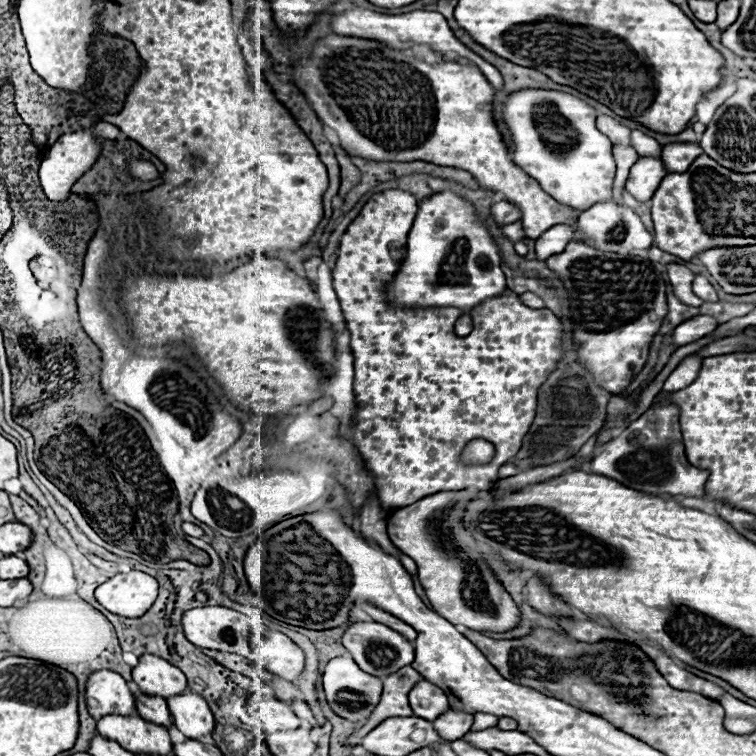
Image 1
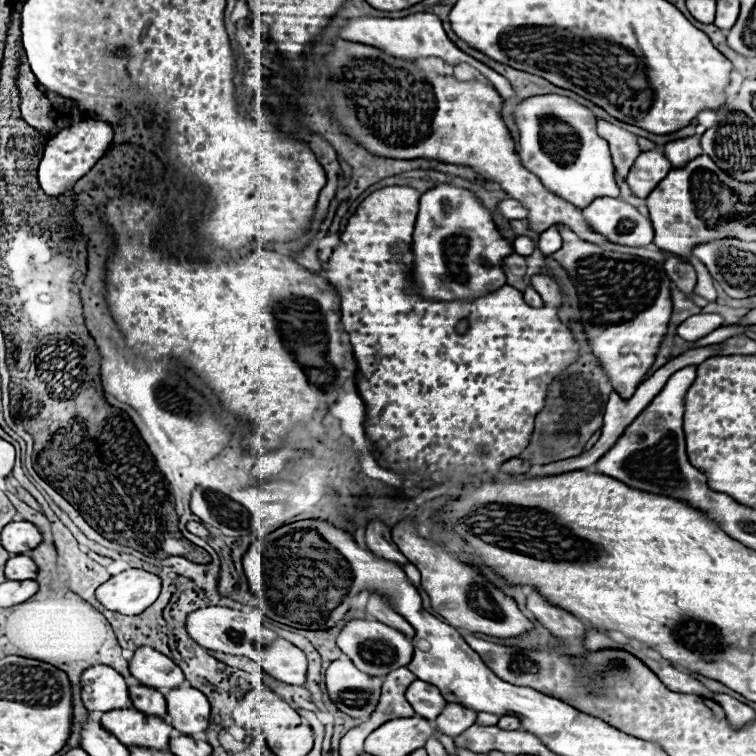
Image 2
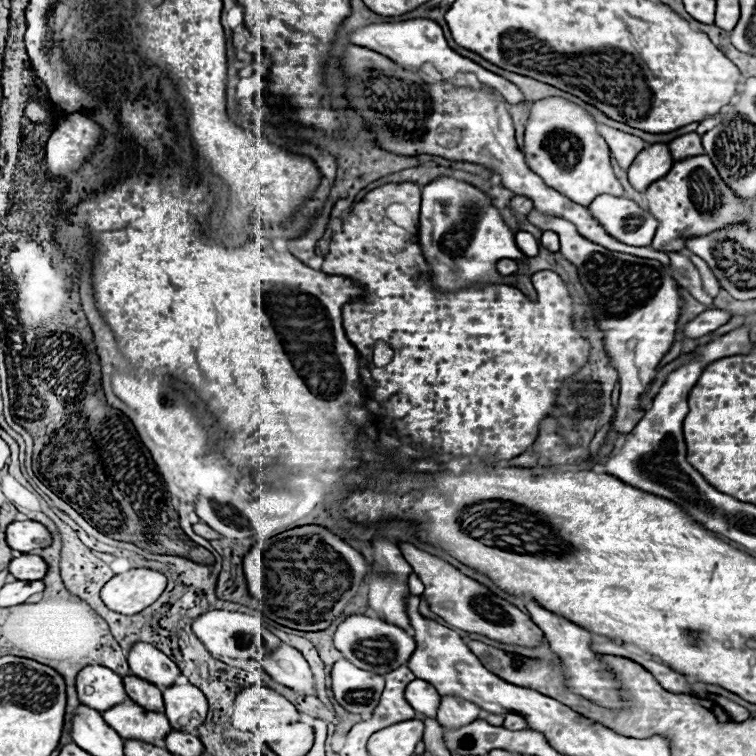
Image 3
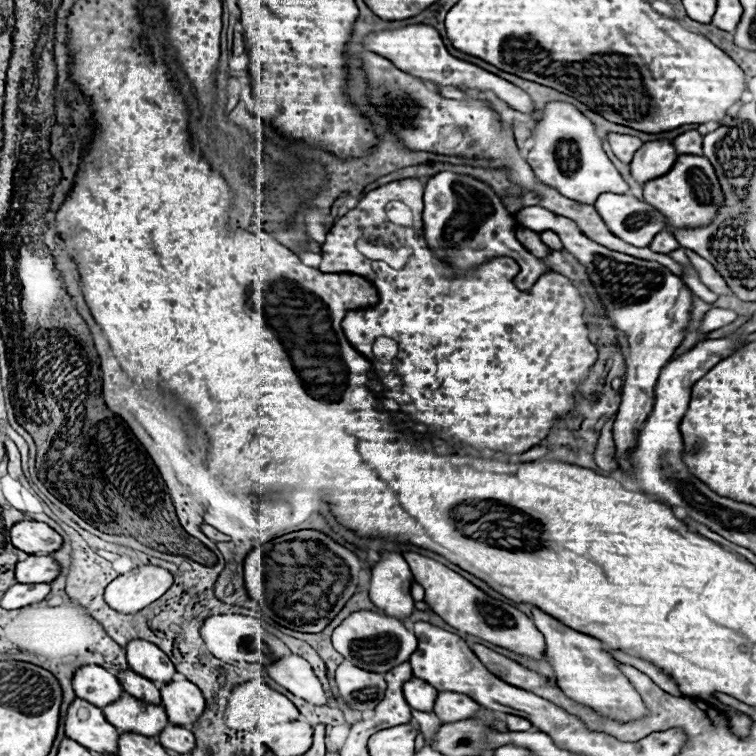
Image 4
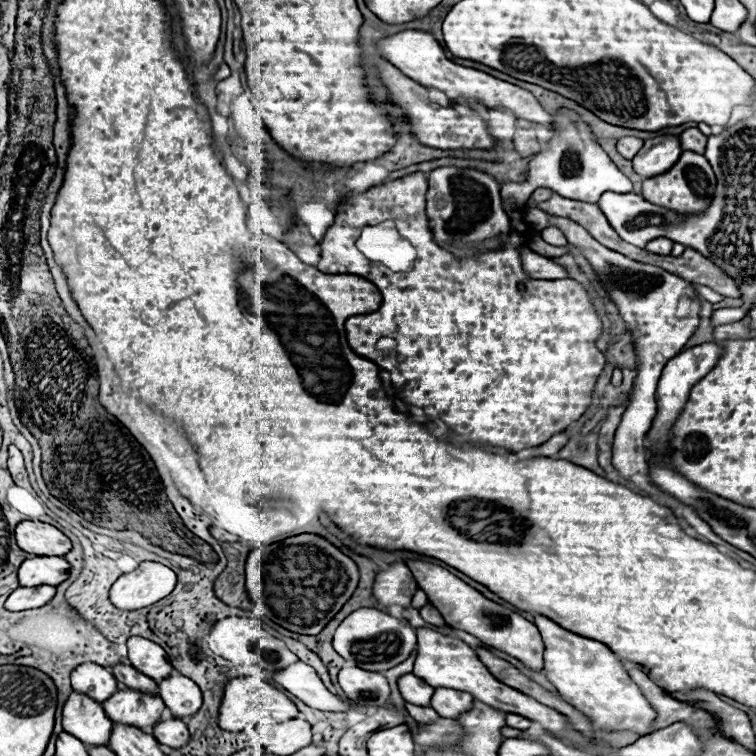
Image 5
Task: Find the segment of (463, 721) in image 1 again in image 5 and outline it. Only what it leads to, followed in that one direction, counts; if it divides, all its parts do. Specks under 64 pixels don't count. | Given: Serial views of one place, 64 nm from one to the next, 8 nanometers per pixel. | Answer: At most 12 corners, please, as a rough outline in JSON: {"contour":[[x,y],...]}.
{"contour":[[436,688],[430,706],[456,718],[472,706],[468,692]]}

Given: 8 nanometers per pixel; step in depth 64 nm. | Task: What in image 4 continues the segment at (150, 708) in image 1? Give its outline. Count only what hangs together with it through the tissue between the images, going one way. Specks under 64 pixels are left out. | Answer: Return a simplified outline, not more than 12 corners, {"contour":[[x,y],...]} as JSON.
{"contour":[[116,672],[124,690],[144,702],[160,704],[160,690],[148,678]]}

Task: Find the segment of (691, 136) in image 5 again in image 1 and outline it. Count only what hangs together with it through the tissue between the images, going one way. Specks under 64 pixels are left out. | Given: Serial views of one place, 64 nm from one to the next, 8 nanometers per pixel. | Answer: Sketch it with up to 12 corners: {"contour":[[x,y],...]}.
{"contour":[[696,142],[662,148],[668,172],[684,172],[702,154]]}

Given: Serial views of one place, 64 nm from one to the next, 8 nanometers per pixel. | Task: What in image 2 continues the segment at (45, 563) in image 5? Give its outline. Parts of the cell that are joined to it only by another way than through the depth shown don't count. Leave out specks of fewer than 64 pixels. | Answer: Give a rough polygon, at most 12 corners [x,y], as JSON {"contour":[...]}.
{"contour":[[18,554],[6,562],[6,578],[36,578],[38,566]]}

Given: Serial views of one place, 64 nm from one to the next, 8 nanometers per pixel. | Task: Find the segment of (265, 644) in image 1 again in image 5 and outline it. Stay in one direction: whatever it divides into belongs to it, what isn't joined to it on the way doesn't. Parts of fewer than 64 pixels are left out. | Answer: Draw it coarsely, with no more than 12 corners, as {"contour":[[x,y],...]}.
{"contour":[[304,662],[276,672],[274,680],[310,708],[348,712]]}

